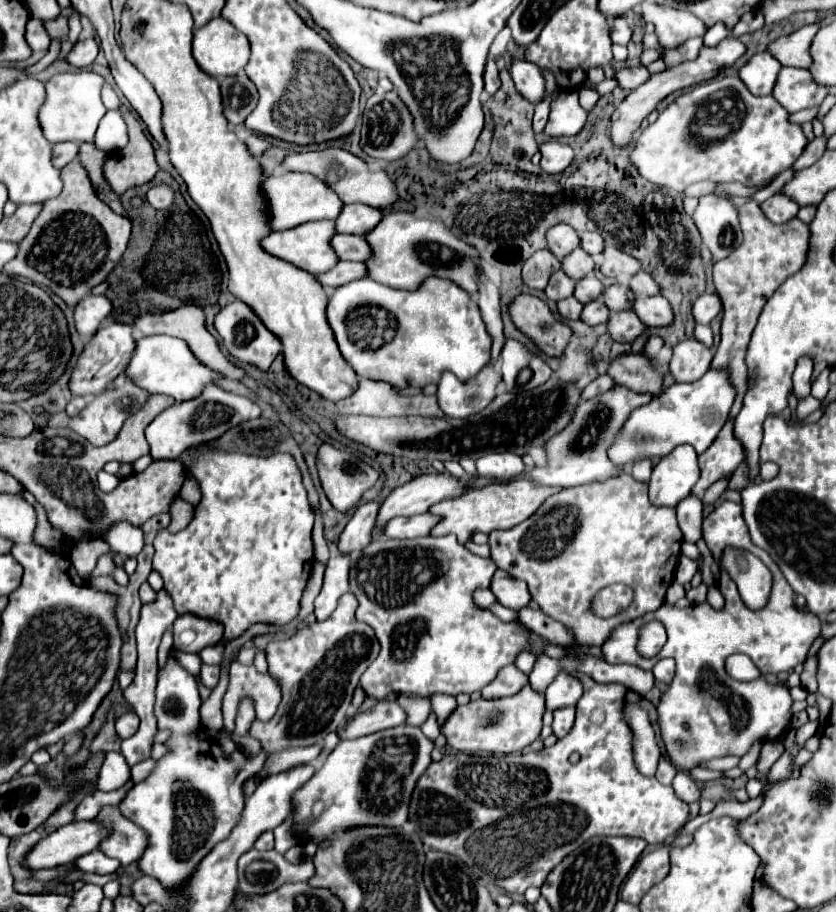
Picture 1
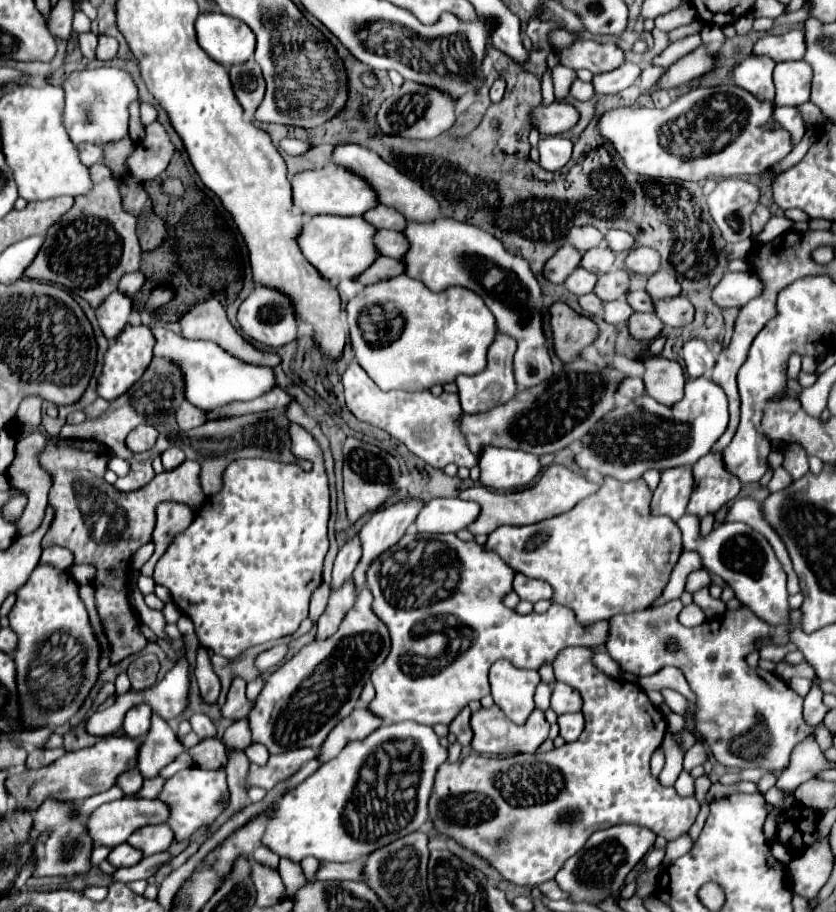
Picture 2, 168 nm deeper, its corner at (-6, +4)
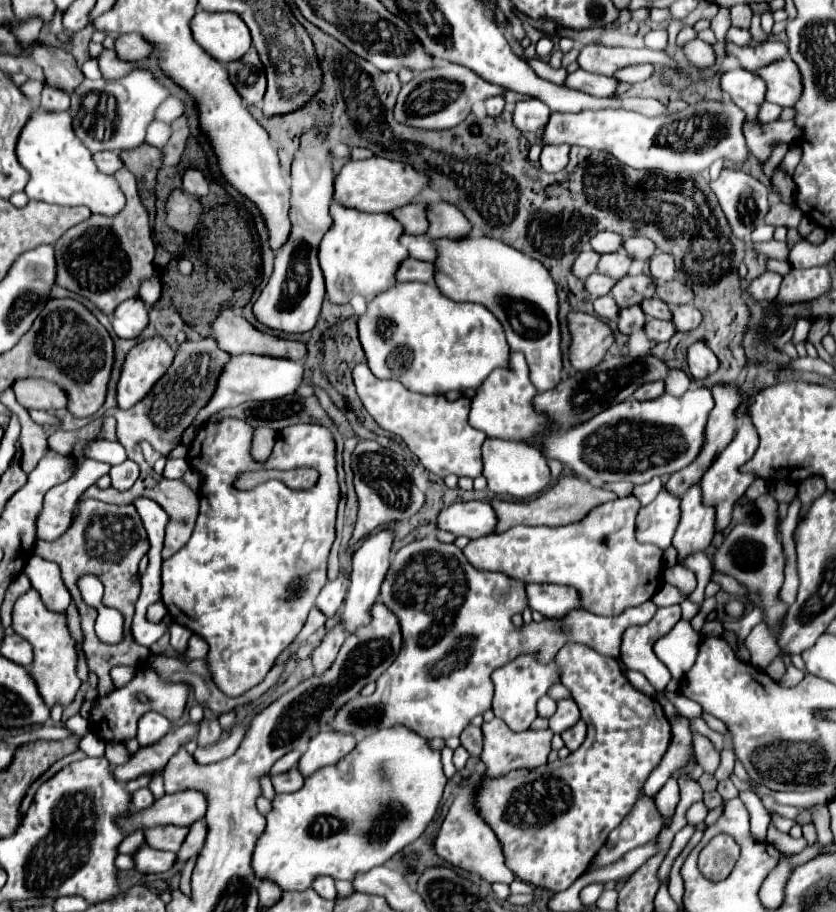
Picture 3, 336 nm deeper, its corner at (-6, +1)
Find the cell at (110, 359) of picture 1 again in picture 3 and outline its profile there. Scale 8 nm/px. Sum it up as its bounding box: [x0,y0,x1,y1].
[117,338,173,410]

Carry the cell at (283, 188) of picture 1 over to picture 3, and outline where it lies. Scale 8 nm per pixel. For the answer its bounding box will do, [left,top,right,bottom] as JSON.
[333,156,427,212]

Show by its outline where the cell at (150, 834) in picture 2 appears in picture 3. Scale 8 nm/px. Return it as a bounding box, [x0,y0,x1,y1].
[145,826,189,852]

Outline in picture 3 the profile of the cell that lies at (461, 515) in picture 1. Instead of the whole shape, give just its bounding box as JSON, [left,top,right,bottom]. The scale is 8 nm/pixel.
[489,476,617,532]

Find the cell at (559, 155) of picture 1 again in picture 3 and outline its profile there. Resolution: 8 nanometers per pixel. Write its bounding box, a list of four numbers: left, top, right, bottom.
[539,144,569,172]

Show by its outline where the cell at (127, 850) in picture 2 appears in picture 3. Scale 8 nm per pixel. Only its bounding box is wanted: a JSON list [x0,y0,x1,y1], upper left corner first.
[133,846,175,874]

